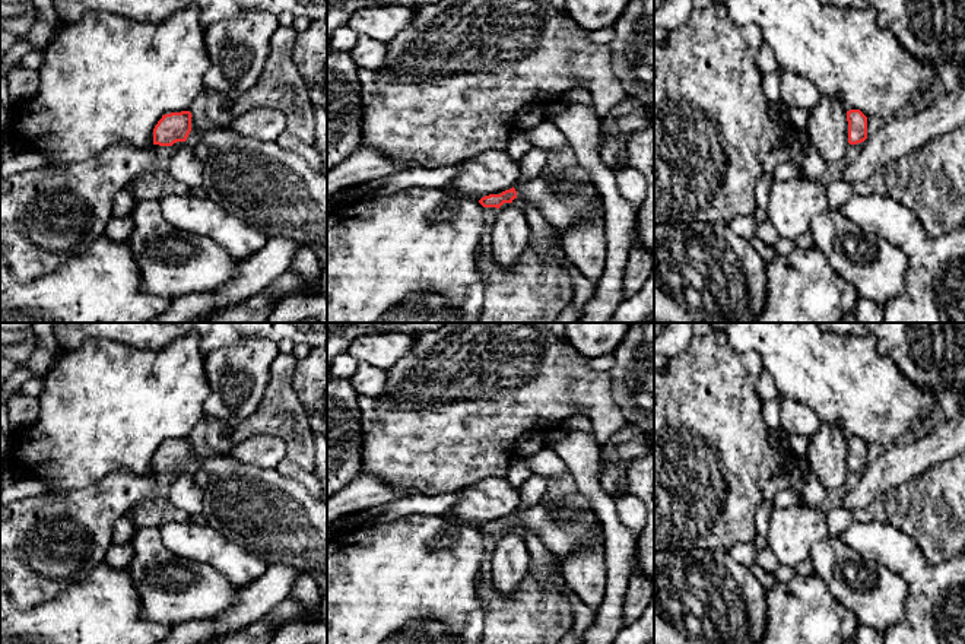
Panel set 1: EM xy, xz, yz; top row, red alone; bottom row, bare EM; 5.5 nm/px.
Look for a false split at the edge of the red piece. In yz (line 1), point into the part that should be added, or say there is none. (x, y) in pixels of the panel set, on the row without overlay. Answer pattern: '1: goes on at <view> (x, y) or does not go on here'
1: does not go on here

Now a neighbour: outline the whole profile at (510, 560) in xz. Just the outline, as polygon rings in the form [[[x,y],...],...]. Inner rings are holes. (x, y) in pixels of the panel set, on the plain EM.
[[[504,530],[491,553],[491,578],[495,589],[510,596],[528,574],[530,552],[514,530]]]

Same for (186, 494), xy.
[[[177,469],[168,498],[188,514],[200,514],[203,505],[203,489],[196,483],[194,475],[187,469]]]

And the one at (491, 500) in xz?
[[[488,478],[458,489],[460,498],[442,517],[454,527],[470,524],[479,529],[489,521],[501,521],[518,511],[520,492],[507,479]]]

